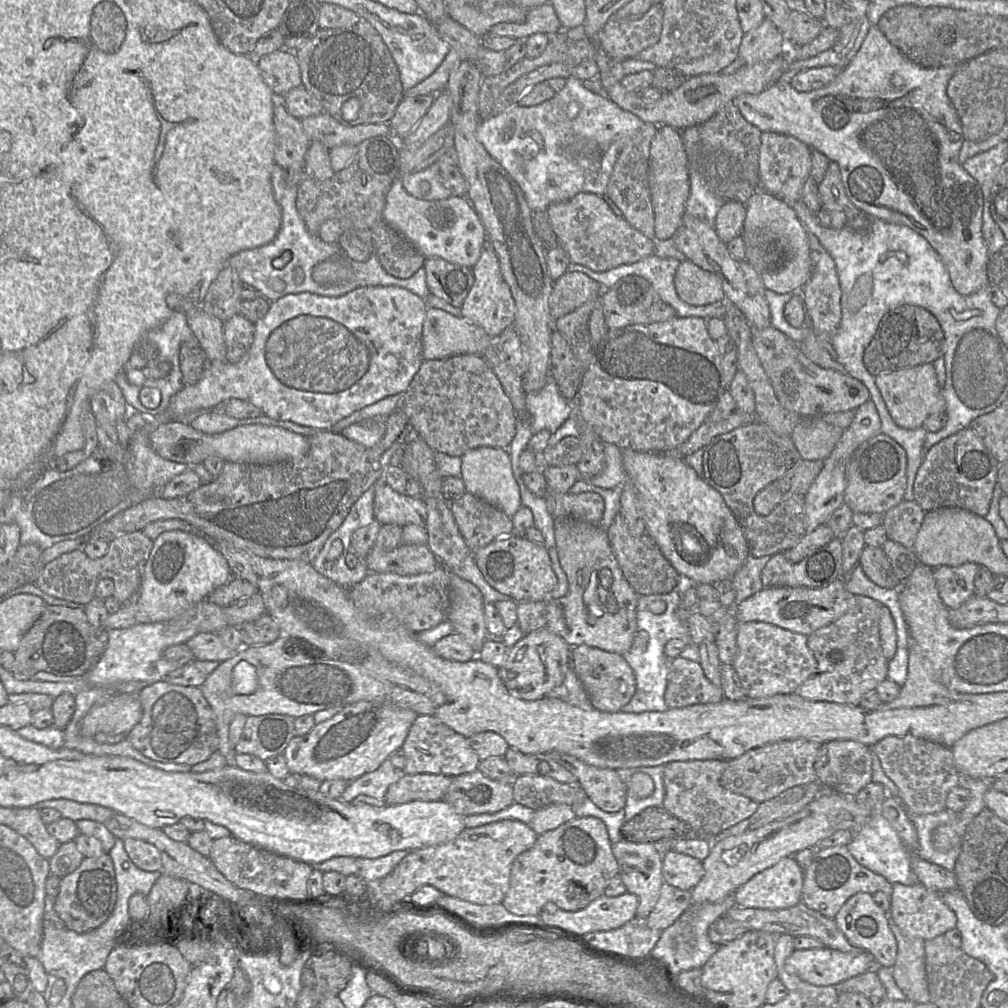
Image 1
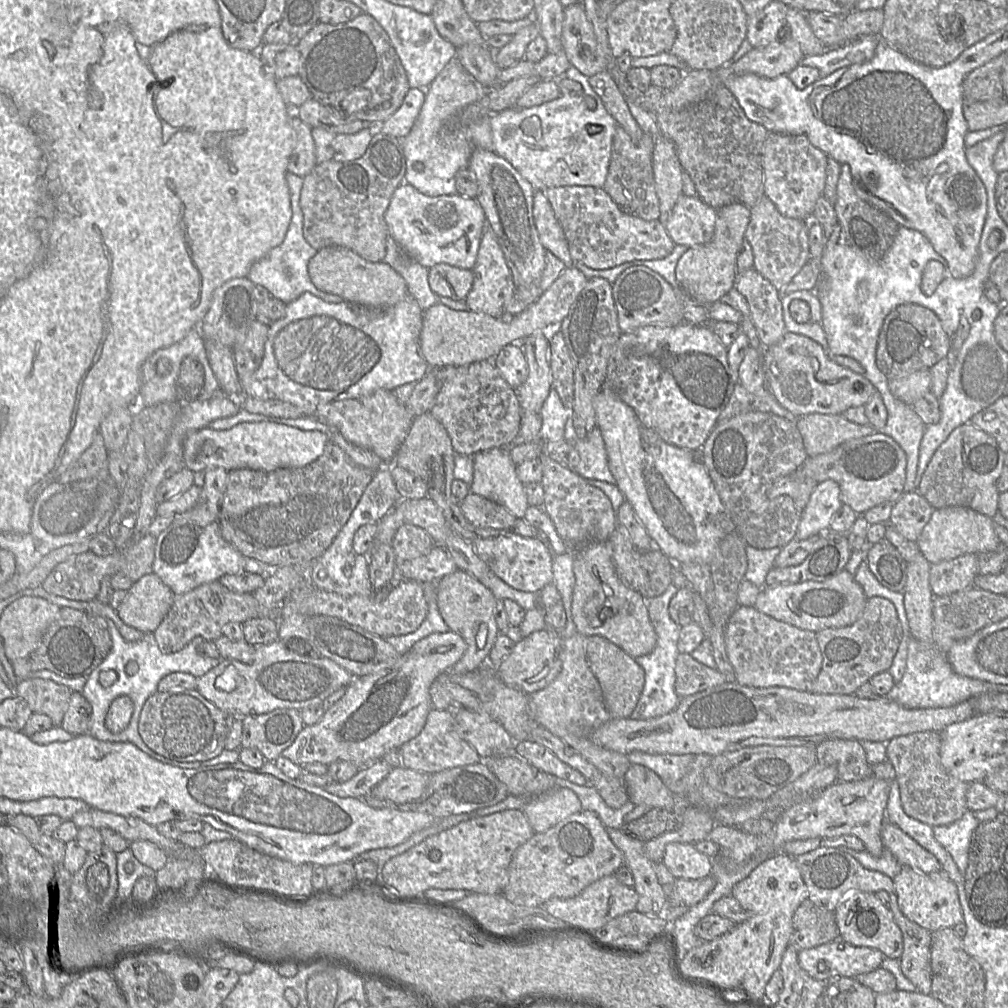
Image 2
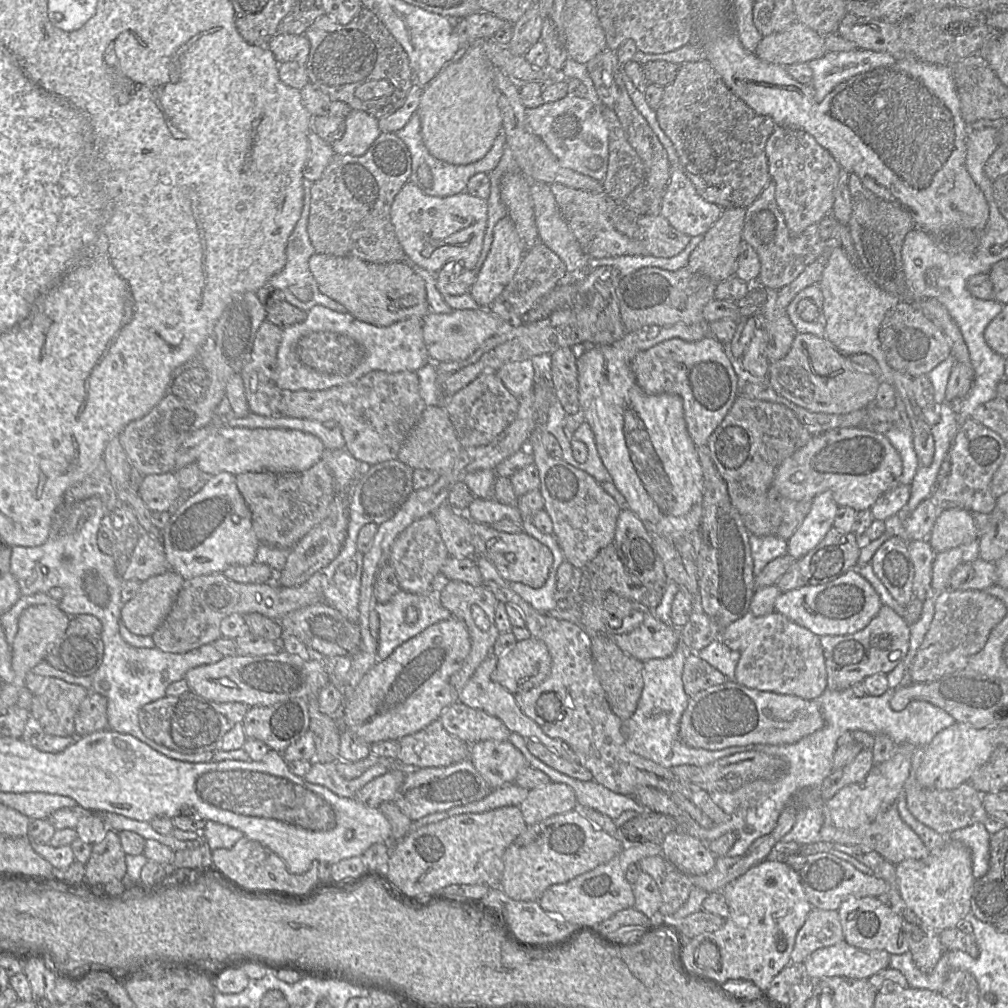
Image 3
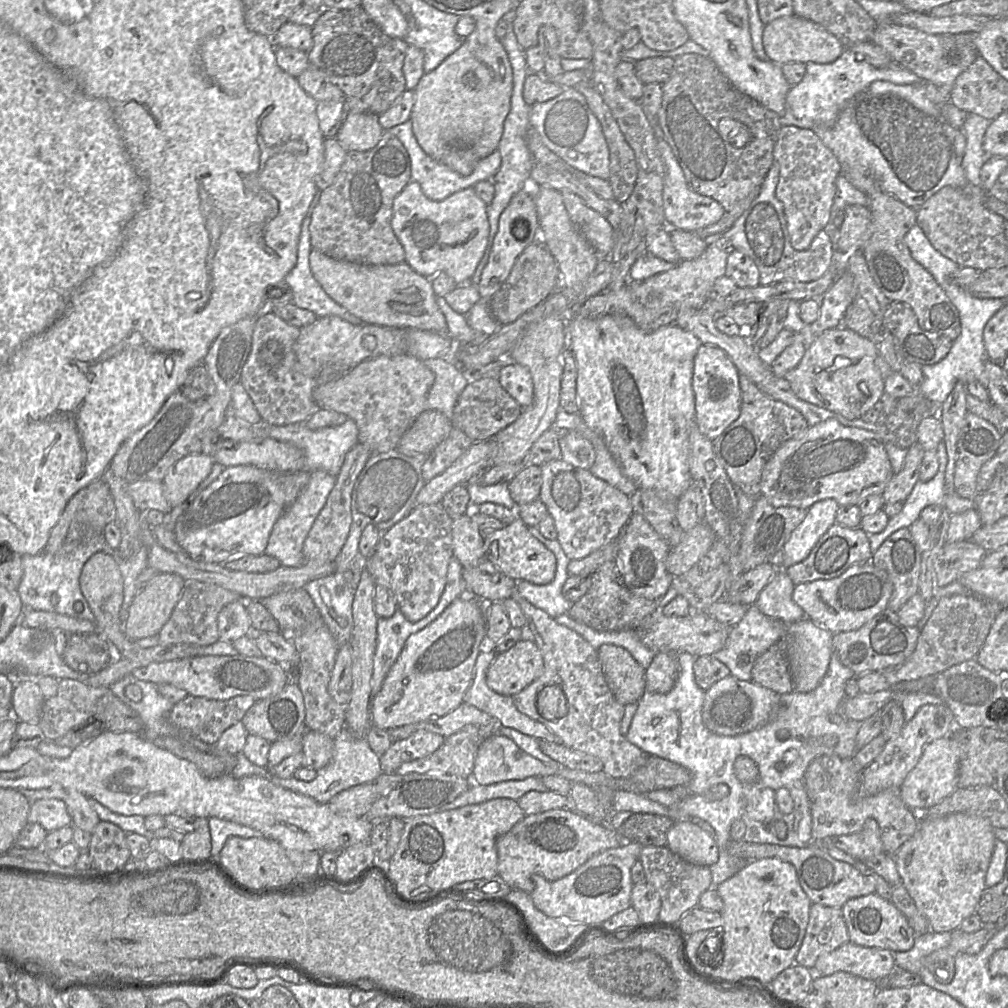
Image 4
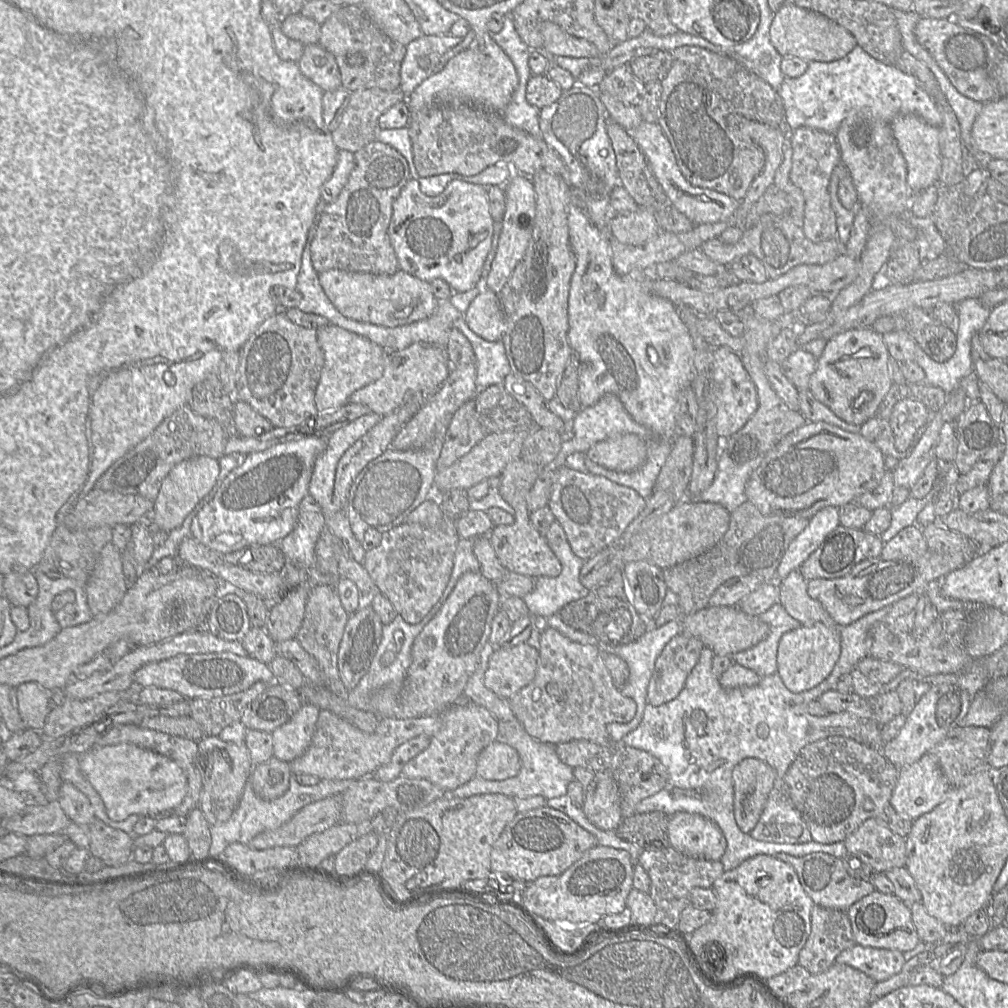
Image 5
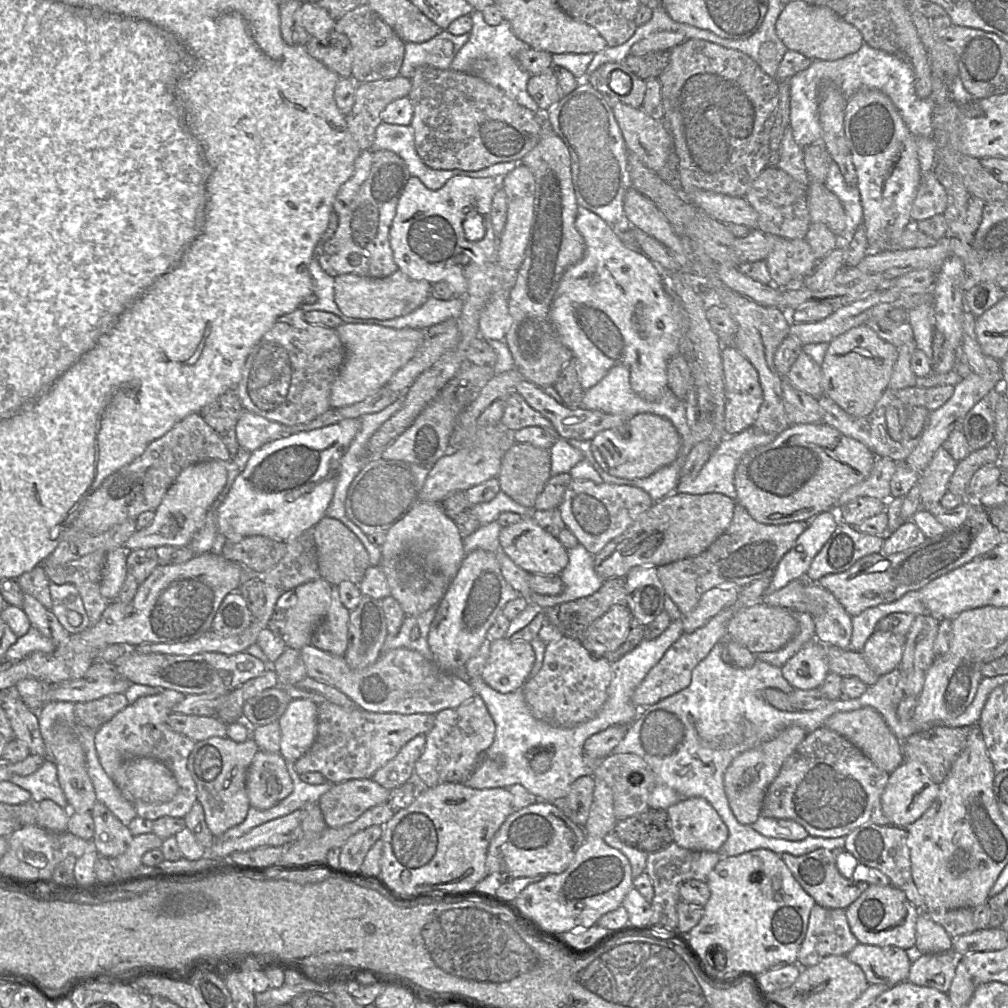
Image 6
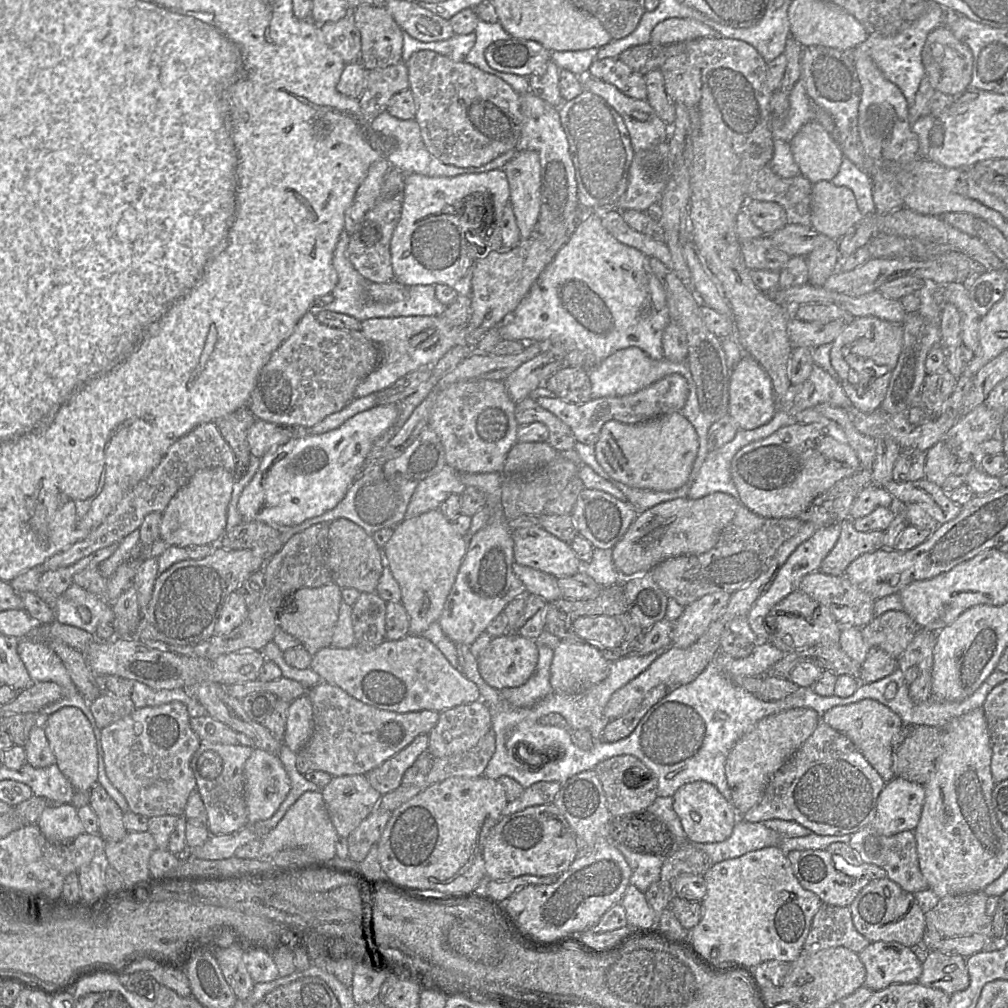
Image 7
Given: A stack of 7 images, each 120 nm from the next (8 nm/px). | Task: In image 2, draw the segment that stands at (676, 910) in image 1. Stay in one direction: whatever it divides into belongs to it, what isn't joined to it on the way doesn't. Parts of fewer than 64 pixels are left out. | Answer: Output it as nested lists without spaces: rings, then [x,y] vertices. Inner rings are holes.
[[[713,875],[694,880],[676,879],[670,895],[667,897],[667,906],[690,908],[701,902],[714,888],[715,883]]]

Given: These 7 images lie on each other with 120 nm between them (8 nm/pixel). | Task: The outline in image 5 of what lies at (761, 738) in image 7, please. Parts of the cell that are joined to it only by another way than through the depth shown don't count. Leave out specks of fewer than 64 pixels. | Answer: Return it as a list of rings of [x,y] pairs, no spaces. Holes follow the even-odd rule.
[[[744,758],[733,768],[732,781],[734,818],[742,832],[749,833],[757,824],[768,794],[773,787],[775,777],[775,770],[769,764],[758,758]]]

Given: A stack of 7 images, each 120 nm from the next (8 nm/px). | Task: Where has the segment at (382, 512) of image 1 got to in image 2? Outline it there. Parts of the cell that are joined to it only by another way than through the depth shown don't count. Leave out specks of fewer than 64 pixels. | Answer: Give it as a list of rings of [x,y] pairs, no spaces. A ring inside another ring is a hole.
[[[430,498],[402,499],[394,507],[402,513],[404,523],[424,529],[435,542],[443,547],[450,528],[442,510]]]

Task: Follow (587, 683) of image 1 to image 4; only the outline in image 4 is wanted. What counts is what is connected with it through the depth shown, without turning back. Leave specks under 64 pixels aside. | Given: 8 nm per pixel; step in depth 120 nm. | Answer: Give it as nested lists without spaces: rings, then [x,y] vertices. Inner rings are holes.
[[[604,644],[597,655],[606,683],[616,701],[624,706],[638,703],[645,692],[646,670],[622,647]]]

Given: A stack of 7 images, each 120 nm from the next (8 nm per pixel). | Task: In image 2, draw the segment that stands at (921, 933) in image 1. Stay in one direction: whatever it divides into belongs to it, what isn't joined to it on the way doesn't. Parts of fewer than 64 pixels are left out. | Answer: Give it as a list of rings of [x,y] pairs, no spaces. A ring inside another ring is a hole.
[[[908,866],[893,878],[893,883],[902,913],[929,932],[942,928],[952,928],[964,922],[956,884],[941,870],[934,873],[923,873]]]

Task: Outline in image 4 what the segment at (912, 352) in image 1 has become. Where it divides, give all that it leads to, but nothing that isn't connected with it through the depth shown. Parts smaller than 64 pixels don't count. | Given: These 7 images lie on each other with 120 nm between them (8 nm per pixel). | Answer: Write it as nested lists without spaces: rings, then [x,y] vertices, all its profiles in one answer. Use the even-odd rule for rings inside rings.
[[[891,302],[882,326],[891,331],[904,361],[921,366],[941,361],[950,351],[952,342],[946,336],[922,329],[913,310],[904,303]]]

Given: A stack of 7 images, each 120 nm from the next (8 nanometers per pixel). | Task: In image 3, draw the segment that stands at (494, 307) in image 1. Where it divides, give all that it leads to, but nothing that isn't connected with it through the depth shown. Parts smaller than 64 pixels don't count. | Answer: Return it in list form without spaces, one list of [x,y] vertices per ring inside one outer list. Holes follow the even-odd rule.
[[[505,216],[494,227],[490,251],[469,290],[471,296],[481,308],[489,308],[494,300],[503,292],[516,274],[521,259],[526,252],[527,249],[513,221],[509,216]]]

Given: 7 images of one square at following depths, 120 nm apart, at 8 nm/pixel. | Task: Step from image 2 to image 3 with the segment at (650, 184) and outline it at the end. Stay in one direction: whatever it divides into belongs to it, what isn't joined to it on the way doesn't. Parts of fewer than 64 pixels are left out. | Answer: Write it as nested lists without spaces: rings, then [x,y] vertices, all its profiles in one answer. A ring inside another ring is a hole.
[[[602,105],[602,116],[609,131],[608,169],[603,192],[615,202],[623,202],[643,181],[644,166],[629,144],[615,112]]]

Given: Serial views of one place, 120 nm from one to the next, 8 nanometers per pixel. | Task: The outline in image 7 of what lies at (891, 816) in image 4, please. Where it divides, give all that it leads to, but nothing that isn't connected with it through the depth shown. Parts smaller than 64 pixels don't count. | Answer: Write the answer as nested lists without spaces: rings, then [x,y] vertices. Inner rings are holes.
[[[820,720],[811,735],[803,742],[803,744],[787,759],[787,761],[773,774],[769,782],[767,783],[763,794],[751,809],[742,815],[742,819],[749,822],[763,822],[769,819],[781,819],[786,821],[793,821],[805,828],[808,828],[817,835],[852,835],[865,826],[870,825],[876,814],[876,804],[878,796],[885,785],[885,781],[879,775],[879,773],[870,765],[870,763],[864,758],[862,753],[854,746],[854,744],[845,735],[839,731],[833,729],[825,722]]]

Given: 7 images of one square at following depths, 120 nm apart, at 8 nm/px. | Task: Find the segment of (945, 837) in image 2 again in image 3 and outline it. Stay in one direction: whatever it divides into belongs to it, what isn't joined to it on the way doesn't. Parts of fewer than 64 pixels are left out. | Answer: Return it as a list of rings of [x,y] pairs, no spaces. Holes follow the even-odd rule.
[[[981,822],[954,830],[947,835],[948,840],[962,842],[971,850],[972,869],[975,879],[983,877],[989,869],[990,836],[984,823]]]

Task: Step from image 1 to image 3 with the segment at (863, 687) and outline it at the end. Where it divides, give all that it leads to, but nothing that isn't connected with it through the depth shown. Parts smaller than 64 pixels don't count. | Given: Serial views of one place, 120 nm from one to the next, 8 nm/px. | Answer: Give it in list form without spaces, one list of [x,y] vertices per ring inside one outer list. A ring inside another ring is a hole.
[[[882,605],[863,629],[845,635],[819,637],[825,657],[827,689],[841,691],[876,673],[888,674],[904,658],[909,649],[910,625],[891,607]]]

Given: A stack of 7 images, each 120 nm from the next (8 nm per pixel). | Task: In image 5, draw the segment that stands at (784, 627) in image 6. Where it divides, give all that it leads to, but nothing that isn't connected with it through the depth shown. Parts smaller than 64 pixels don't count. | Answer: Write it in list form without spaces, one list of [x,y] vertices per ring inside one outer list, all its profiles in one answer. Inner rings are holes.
[[[738,606],[707,607],[693,614],[682,616],[681,632],[702,641],[715,656],[730,656],[757,645],[769,634],[769,626],[757,616],[745,614]]]

